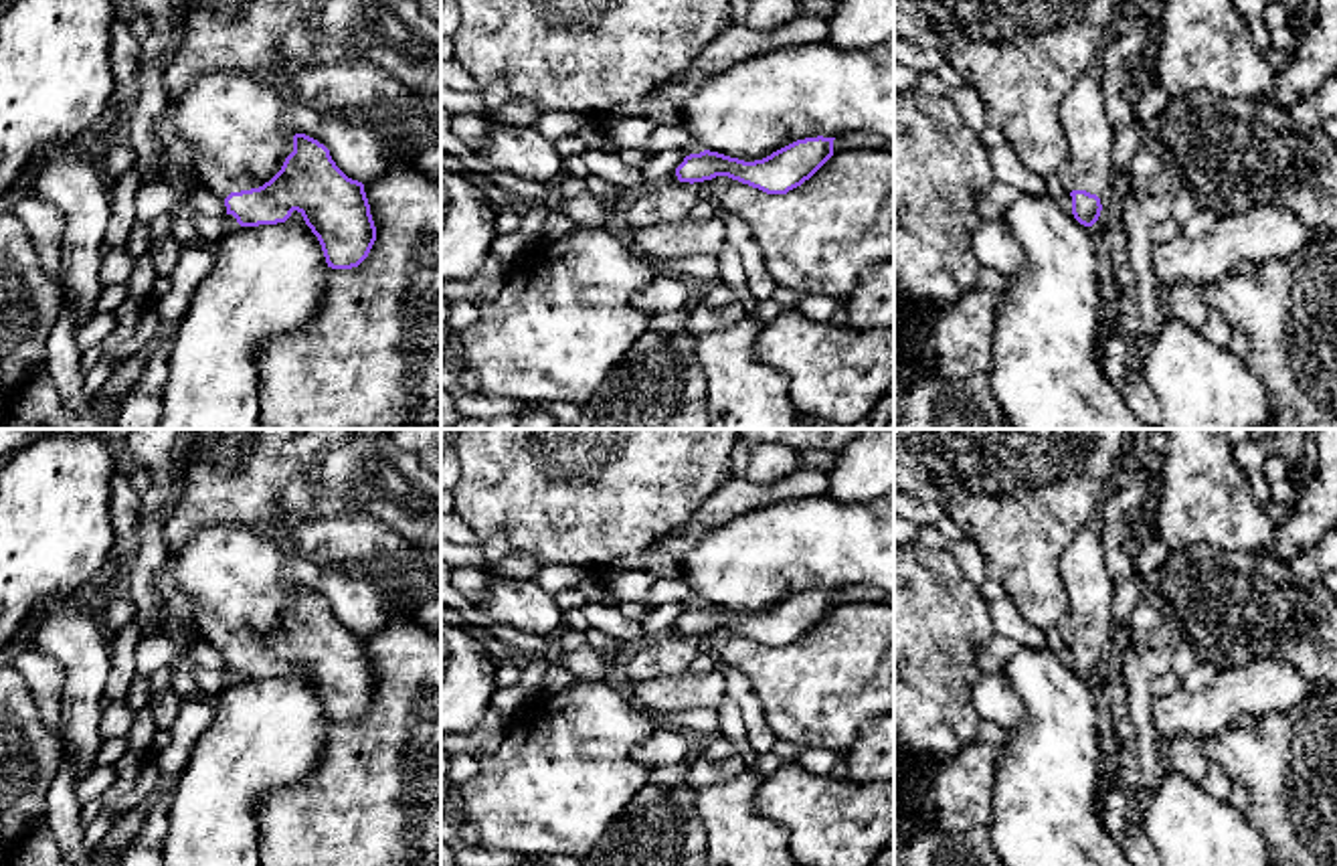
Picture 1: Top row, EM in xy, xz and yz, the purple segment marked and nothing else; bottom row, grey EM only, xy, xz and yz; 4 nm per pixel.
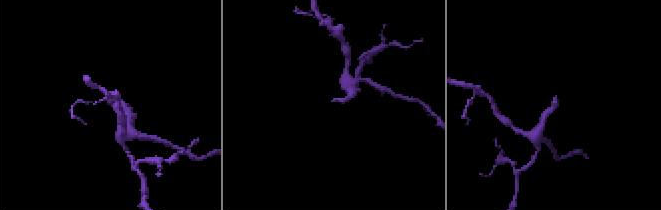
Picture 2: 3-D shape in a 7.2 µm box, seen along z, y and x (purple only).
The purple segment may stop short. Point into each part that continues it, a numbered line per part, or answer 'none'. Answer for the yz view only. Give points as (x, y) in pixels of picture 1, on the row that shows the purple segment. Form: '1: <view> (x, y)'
1: yz (1083, 116)

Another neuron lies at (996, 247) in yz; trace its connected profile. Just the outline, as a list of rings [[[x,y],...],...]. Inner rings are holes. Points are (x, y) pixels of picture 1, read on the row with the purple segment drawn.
[[[983,221],[973,235],[973,251],[983,267],[1013,275],[1026,265],[1026,251],[1001,221]]]

